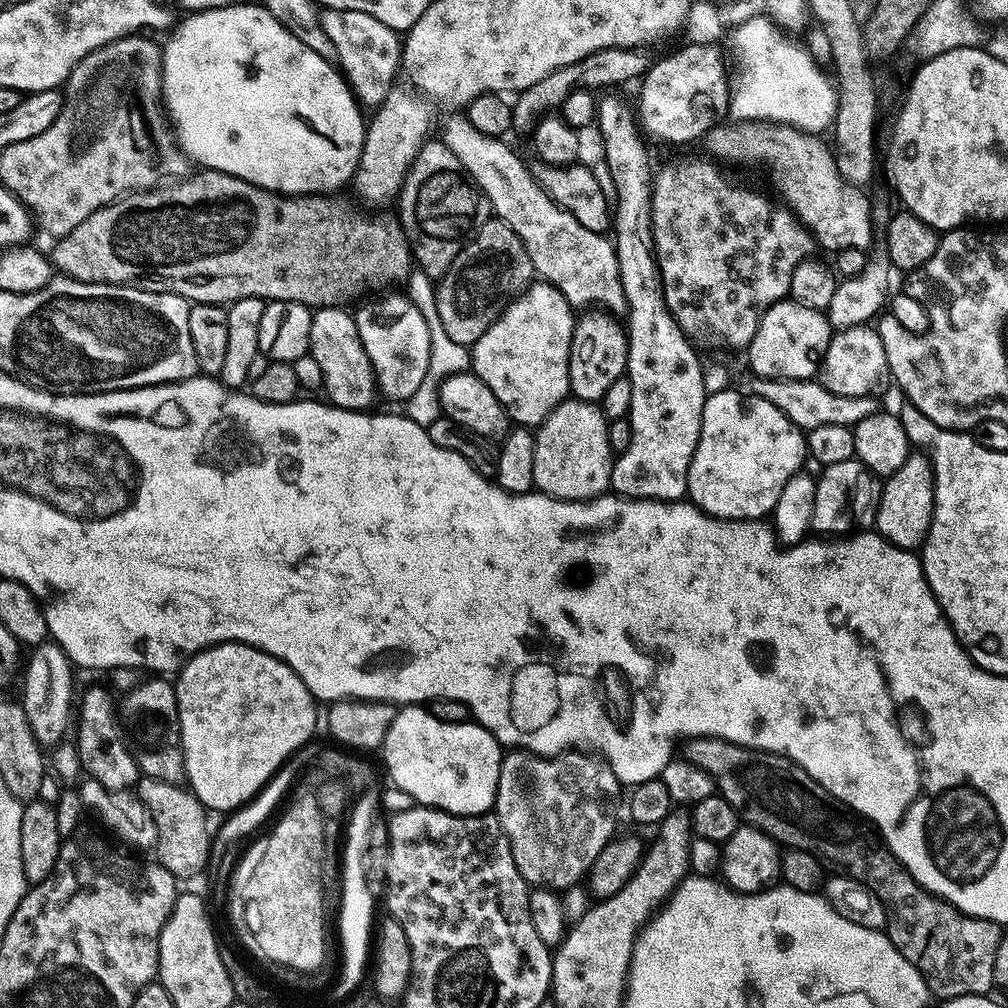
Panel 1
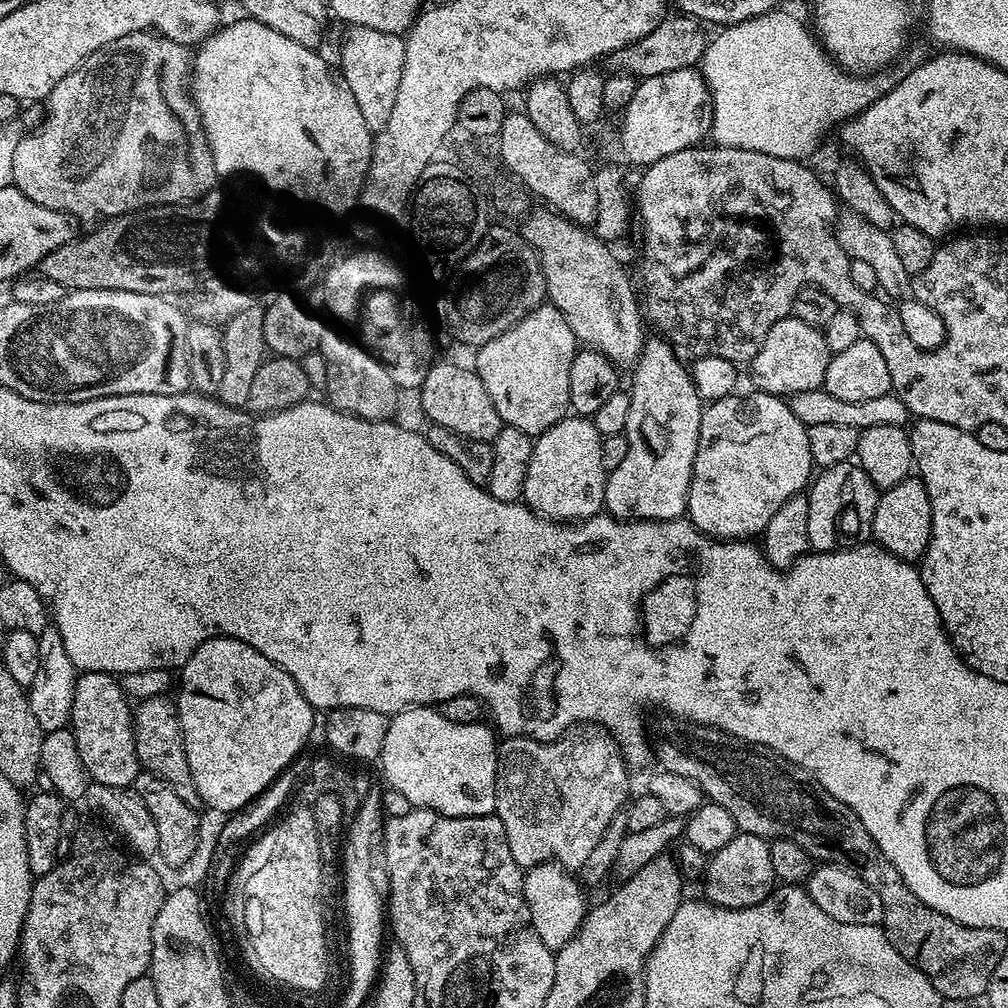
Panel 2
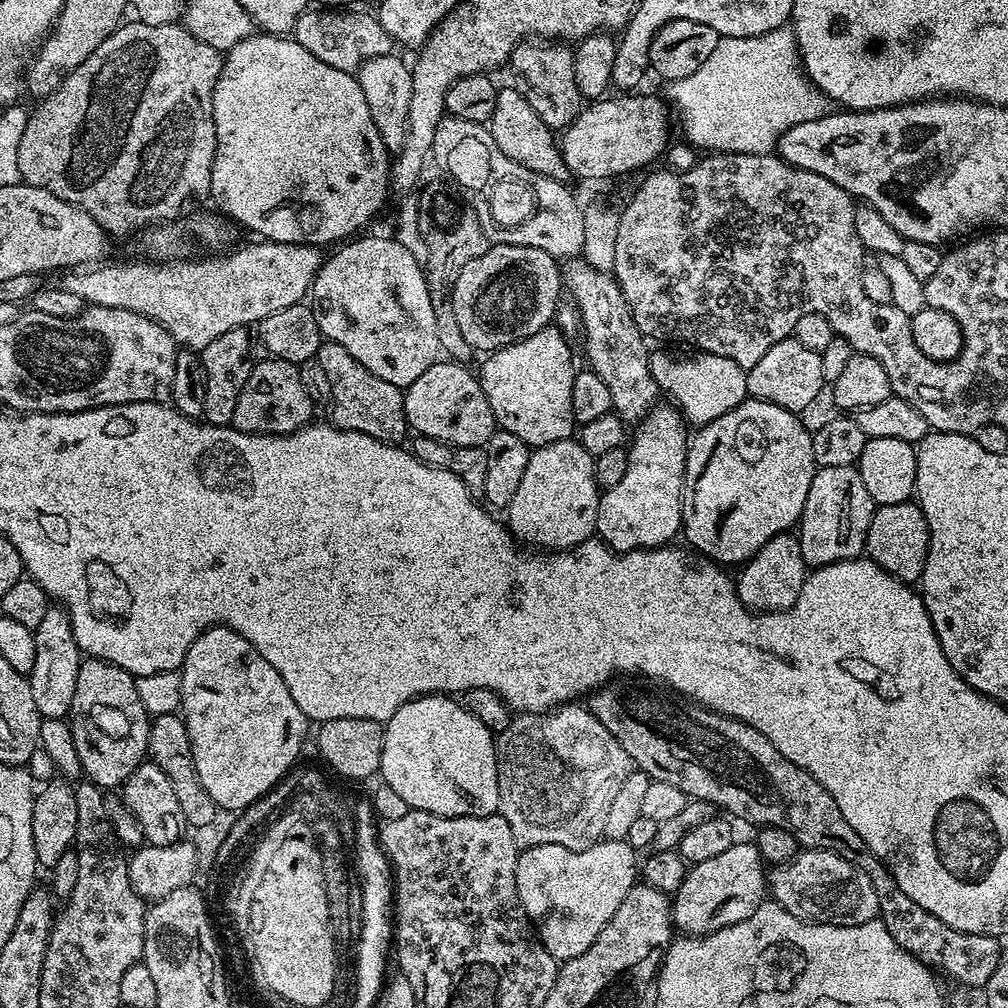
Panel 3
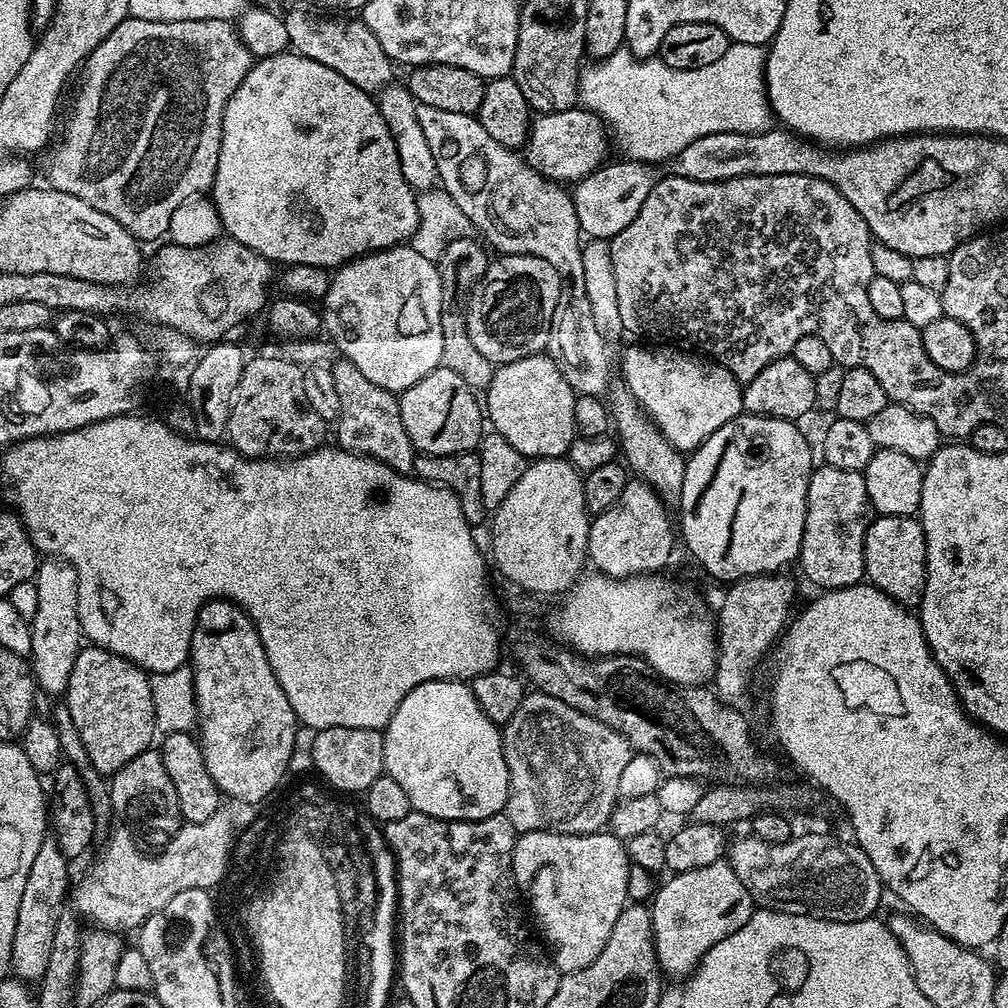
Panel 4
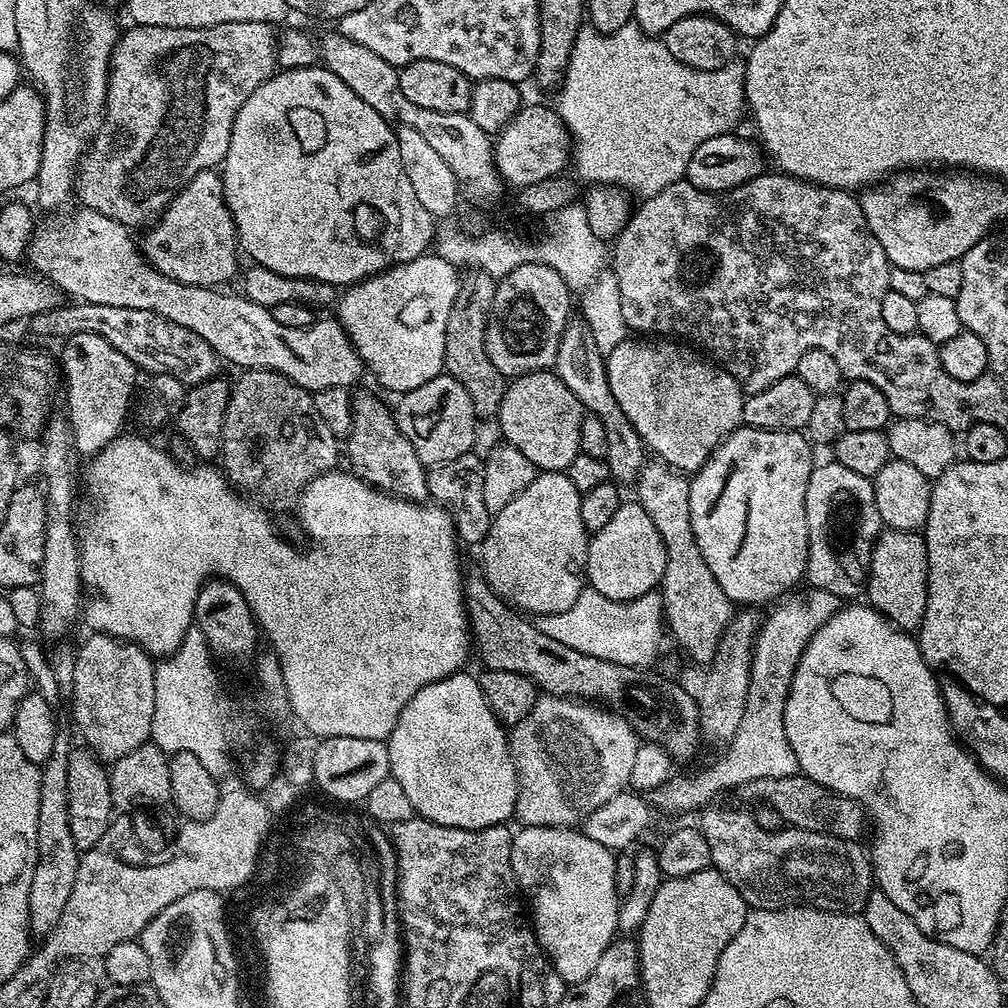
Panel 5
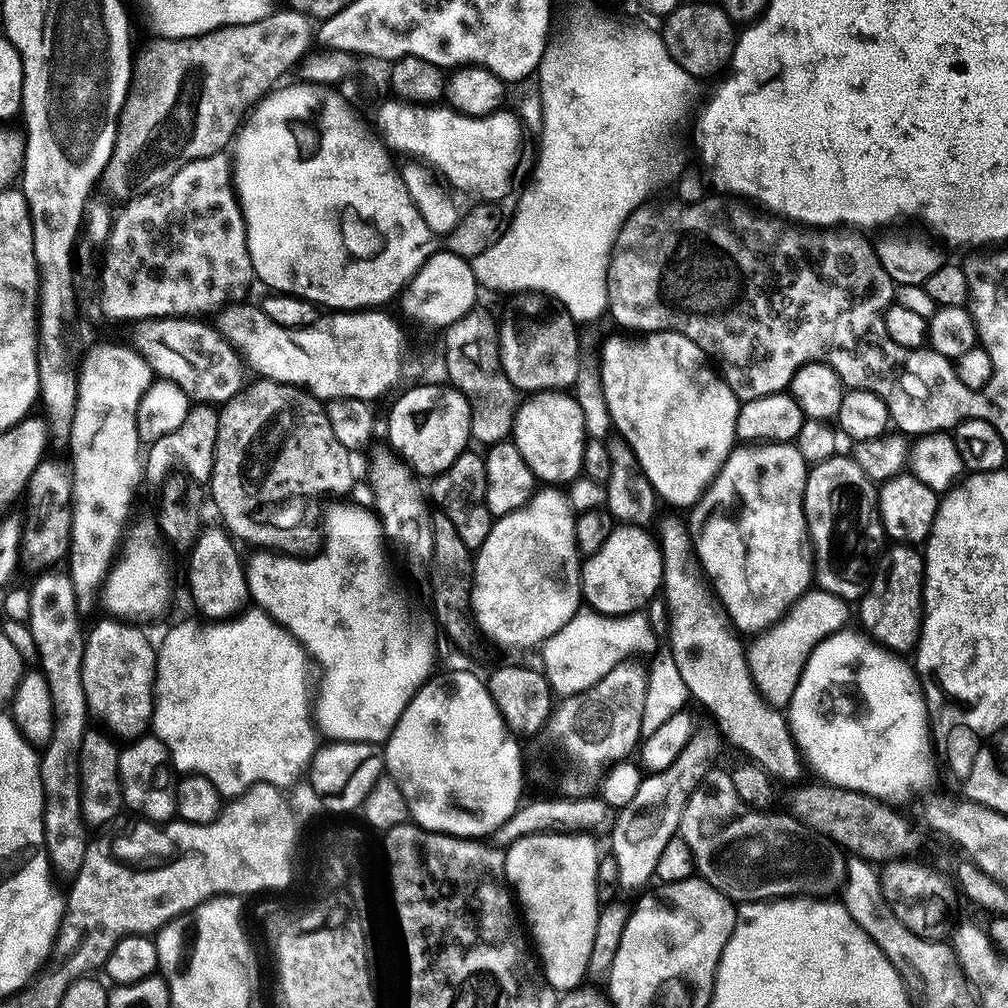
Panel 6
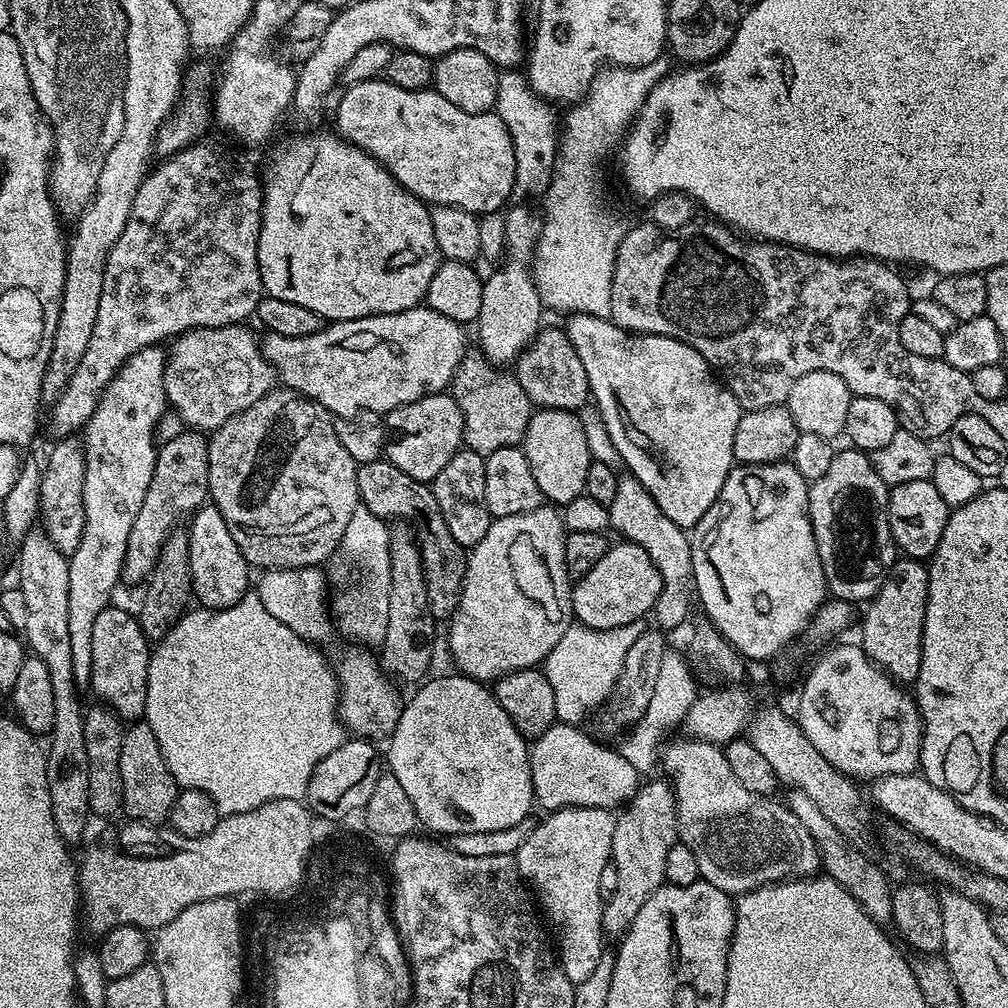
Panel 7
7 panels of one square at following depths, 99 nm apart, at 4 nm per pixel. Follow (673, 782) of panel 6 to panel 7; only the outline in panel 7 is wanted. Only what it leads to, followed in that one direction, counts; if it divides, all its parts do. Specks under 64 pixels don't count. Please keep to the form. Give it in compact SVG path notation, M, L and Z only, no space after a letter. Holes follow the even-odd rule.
M663 779L660 780L654 781L653 784L645 783L627 802L623 811L616 816L610 861L611 867L613 869L616 867L616 885L612 888L612 897L609 900L607 897L603 901L604 913L602 914L602 926L609 937L623 937L634 922L634 918L638 918L638 910L646 906L646 898L650 898L650 894L654 894L654 890L658 890L665 883L666 854L670 854L670 846L677 844L678 833L676 831L676 793Z

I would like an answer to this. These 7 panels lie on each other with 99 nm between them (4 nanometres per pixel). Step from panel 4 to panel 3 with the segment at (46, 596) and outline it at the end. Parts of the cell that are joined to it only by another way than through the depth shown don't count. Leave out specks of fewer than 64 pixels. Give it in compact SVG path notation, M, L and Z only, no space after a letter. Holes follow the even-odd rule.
M49 607L46 618L34 629L36 634L36 657L34 670L28 676L30 690L34 694L34 706L38 706L41 717L63 720L71 713L74 702L74 685L78 683L78 670L82 653L72 633L72 623L63 607Z

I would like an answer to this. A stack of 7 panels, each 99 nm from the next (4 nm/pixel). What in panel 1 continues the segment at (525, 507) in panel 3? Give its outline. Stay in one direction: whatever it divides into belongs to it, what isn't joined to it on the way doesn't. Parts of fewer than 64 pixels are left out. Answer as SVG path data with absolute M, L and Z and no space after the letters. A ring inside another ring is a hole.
M565 398L557 408L553 410L547 418L535 429L534 435L536 445L534 446L534 488L535 491L543 492L545 496L552 496L555 500L592 500L595 496L603 496L609 491L612 482L612 465L614 463L614 453L608 441L609 418L604 415L604 411L599 403L590 400L577 400L575 398Z

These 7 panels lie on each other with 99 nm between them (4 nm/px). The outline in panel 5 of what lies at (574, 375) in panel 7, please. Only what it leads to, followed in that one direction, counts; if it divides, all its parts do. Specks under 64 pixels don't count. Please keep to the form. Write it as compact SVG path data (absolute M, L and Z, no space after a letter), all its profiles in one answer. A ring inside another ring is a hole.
M519 264L496 280L486 326L486 354L505 378L543 372L556 363L560 335L568 325L573 295L568 283L548 264Z

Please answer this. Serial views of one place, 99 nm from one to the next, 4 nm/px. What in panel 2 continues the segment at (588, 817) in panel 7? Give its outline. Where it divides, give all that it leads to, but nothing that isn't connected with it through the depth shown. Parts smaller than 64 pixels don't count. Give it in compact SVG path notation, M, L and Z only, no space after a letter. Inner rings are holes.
M545 862L527 869L522 881L526 915L538 938L542 938L544 945L553 950L566 946L566 942L574 938L590 907L589 901L584 901L586 892L580 880L569 869L561 868L555 862Z

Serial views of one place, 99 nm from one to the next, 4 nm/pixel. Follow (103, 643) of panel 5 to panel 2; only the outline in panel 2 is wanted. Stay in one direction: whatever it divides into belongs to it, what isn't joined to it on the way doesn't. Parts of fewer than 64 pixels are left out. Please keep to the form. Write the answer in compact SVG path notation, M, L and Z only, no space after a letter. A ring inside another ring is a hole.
M107 672L77 675L70 729L77 740L78 754L87 775L102 786L131 789L142 771L134 746L133 711L133 705L115 675Z

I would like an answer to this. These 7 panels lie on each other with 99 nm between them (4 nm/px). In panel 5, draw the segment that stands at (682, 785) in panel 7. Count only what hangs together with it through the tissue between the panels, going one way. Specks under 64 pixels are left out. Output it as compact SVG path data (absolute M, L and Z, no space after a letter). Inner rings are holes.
M707 807L700 815L698 827L710 846L712 864L718 872L720 872L732 886L743 894L744 899L748 901L749 909L759 910L761 912L778 912L785 908L816 908L819 912L842 912L845 914L863 913L868 896L874 890L874 877L872 875L872 865L870 856L867 851L864 852L861 846L854 840L843 840L837 836L827 836L821 832L811 832L810 830L802 830L801 828L793 828L791 826L781 827L781 832L767 832L758 821L752 816L747 816L744 812L736 810L724 810L722 808Z

